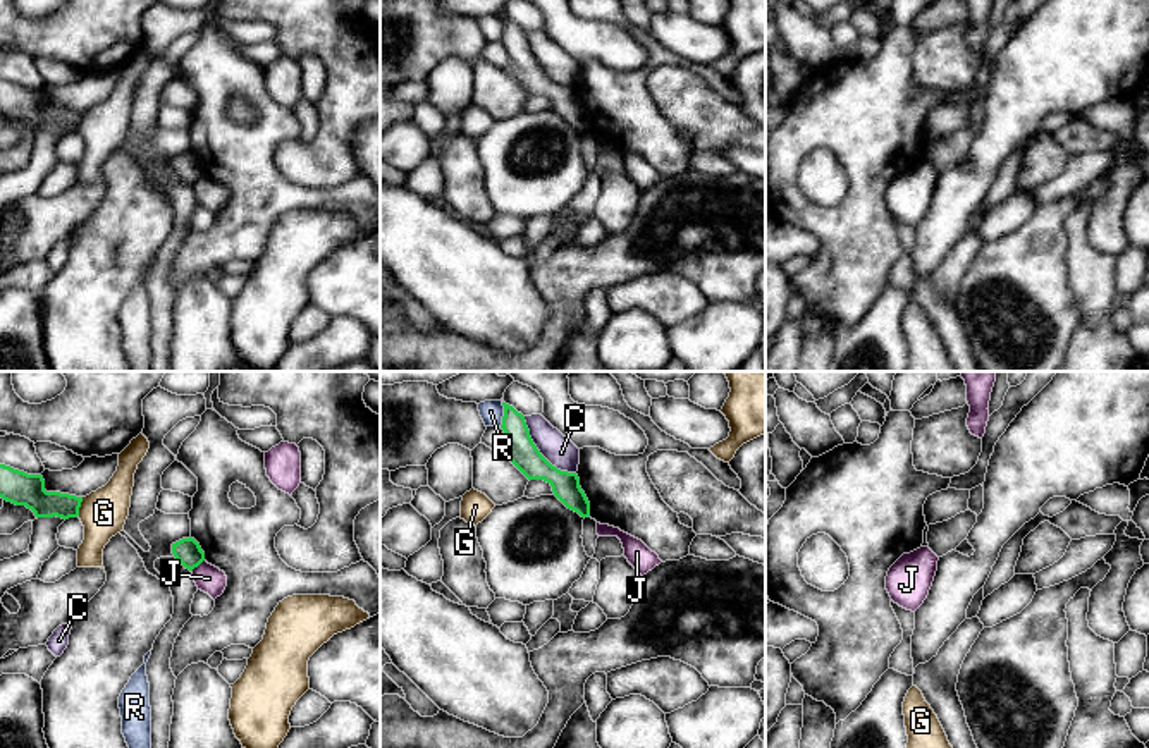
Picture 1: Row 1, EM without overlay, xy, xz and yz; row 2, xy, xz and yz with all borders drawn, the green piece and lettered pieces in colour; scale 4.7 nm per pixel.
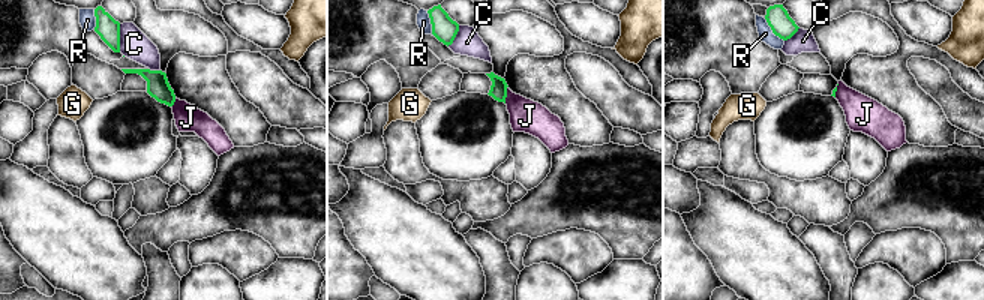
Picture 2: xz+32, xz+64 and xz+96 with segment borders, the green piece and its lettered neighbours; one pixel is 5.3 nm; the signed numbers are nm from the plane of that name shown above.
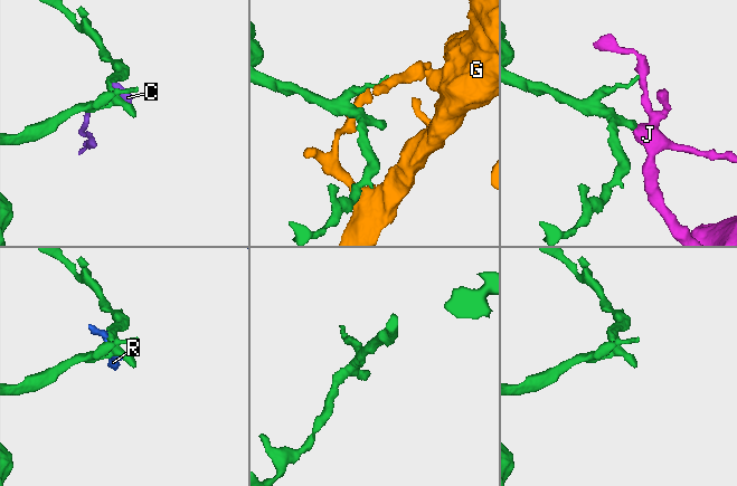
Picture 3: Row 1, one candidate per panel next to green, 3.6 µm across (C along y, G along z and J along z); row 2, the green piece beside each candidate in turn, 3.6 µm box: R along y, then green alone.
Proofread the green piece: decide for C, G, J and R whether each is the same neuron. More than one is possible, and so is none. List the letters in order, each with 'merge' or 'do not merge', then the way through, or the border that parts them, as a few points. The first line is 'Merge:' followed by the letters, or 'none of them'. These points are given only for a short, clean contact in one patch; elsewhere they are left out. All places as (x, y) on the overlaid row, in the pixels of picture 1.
Merge: none of them
C: do not merge | along xz (523, 416), (535, 447), (558, 468), (575, 473)
G: do not merge | along xy (83, 497), (76, 516)
J: do not merge | along xy (203, 559), (191, 571)
R: do not merge | along xz (503, 403), (503, 422), (499, 425)

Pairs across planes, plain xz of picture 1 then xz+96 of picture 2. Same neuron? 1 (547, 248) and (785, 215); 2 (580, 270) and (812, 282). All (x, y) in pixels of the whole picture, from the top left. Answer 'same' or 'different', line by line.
1: different
2: different

